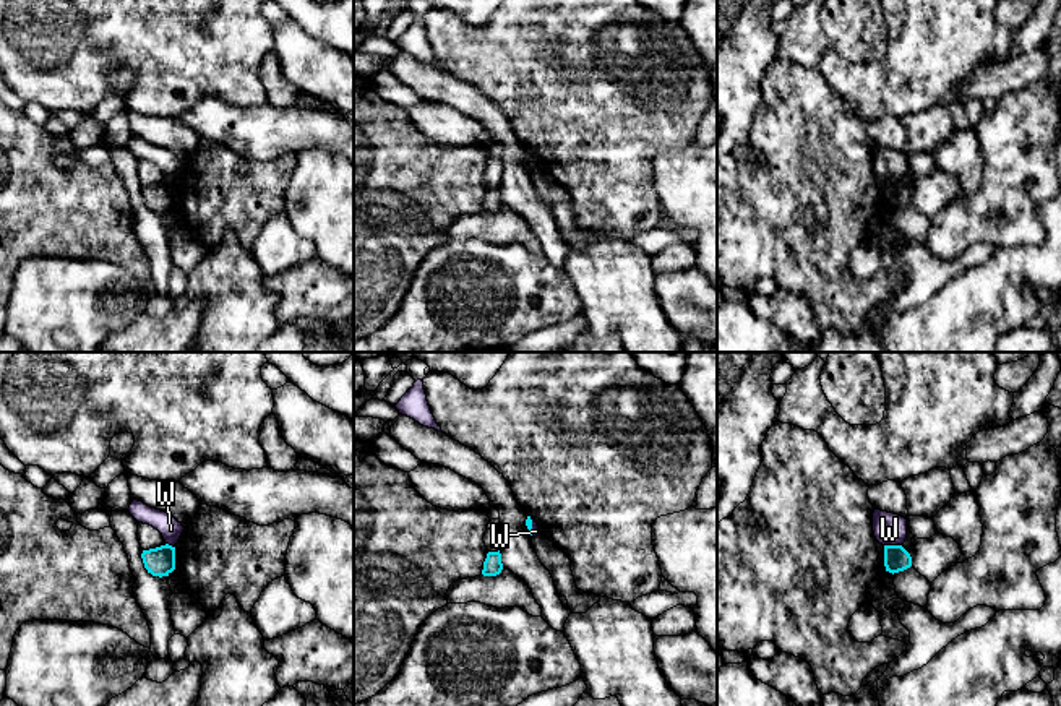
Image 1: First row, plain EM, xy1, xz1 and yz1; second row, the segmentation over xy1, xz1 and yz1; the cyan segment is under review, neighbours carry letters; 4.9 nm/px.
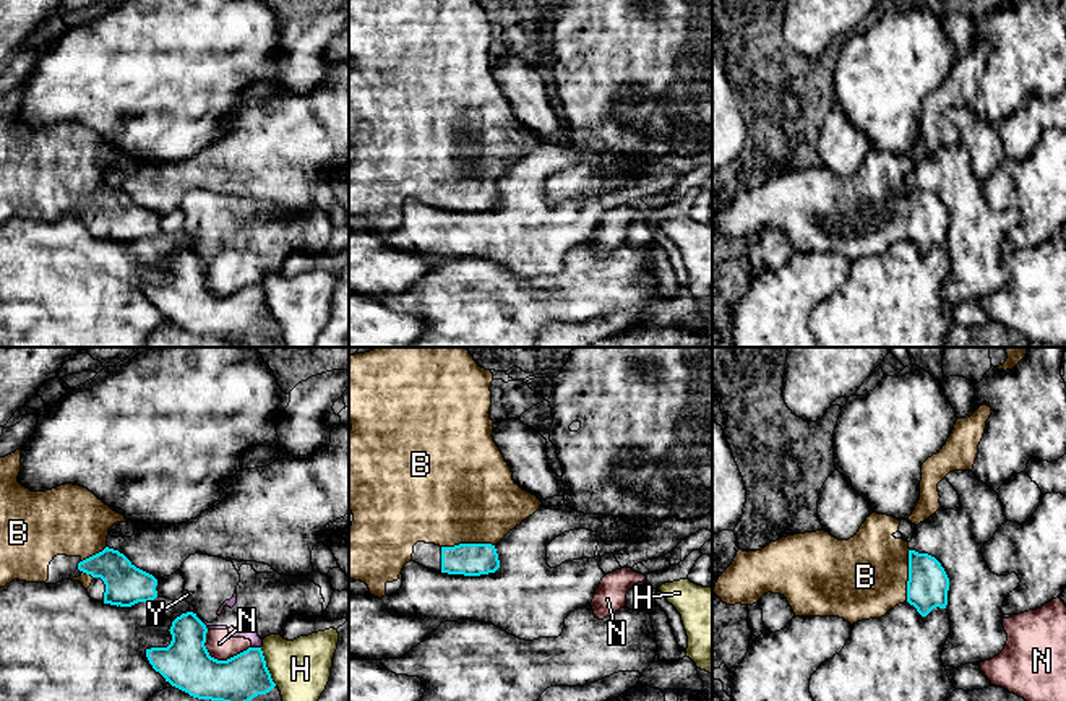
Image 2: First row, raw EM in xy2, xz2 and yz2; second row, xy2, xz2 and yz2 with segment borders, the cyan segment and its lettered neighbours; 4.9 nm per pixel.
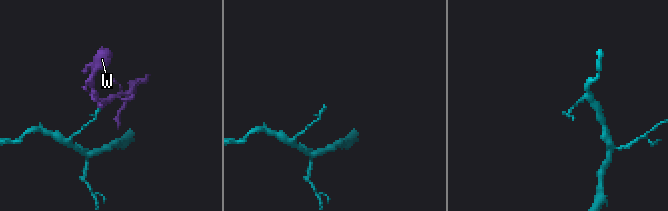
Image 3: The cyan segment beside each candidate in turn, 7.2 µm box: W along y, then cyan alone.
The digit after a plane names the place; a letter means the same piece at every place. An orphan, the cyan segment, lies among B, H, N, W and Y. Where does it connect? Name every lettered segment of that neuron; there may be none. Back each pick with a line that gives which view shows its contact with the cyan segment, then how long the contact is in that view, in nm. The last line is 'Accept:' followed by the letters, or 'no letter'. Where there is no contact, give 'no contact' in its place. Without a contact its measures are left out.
B: meets cyan in xz2; contact 260 nm long
Accept: B

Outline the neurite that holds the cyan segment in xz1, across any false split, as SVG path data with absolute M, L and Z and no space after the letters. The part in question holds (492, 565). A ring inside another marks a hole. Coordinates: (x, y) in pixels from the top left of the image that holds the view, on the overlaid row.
M488 552L487 558L483 562L483 570L482 575L483 576L496 576L500 575L503 570L503 563L501 563L501 553L498 552Z

